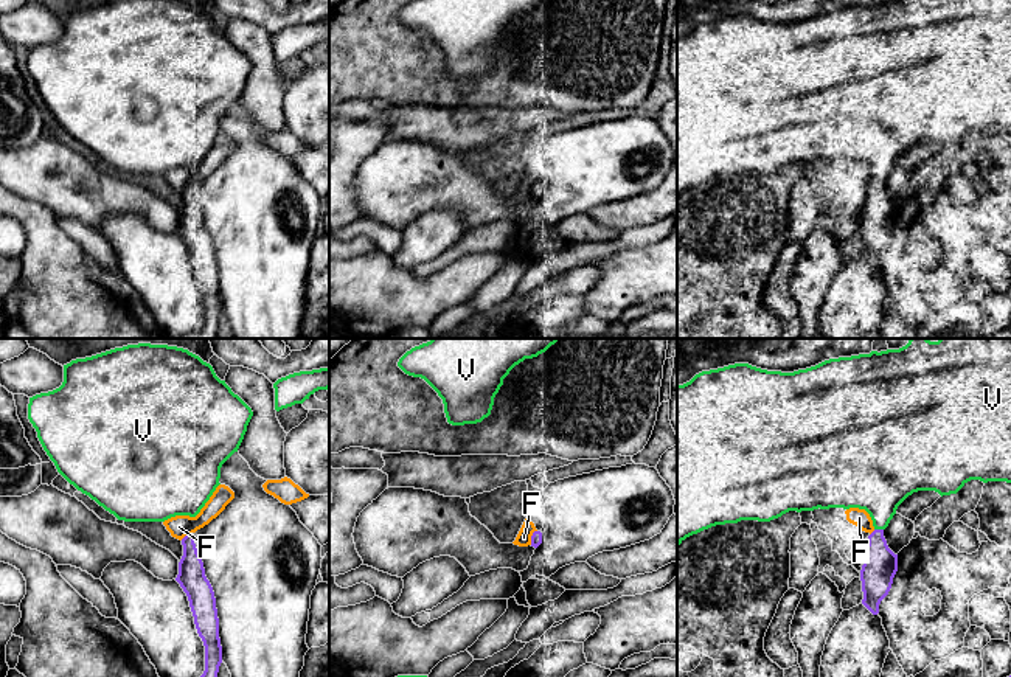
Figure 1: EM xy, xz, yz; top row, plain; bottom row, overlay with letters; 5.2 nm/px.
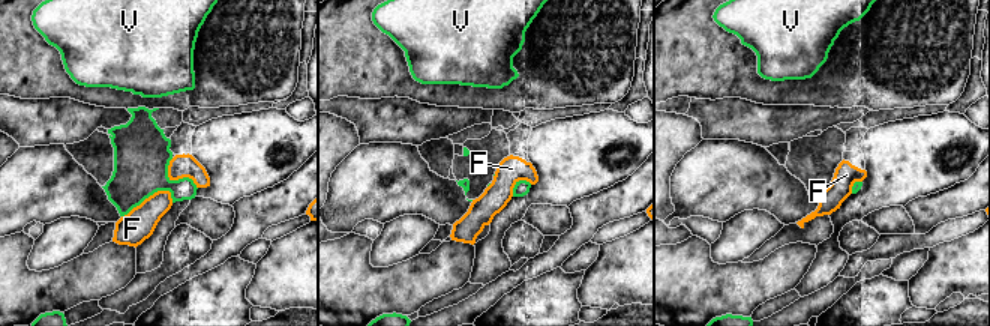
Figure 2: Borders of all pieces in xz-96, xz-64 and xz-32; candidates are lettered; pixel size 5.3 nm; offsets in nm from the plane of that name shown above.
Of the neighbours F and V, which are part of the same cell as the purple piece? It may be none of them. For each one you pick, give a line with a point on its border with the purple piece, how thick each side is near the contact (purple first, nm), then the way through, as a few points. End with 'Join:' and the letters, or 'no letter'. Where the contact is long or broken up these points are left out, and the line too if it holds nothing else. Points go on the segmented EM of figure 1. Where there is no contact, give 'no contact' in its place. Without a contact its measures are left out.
V: contact yz (879, 530); calibres 180 and 320 nm
Join: V

